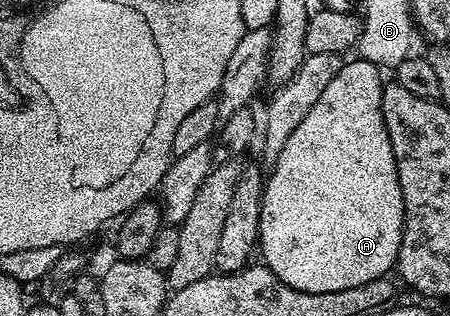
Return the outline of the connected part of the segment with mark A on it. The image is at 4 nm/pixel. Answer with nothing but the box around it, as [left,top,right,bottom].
[256,61,406,294]

